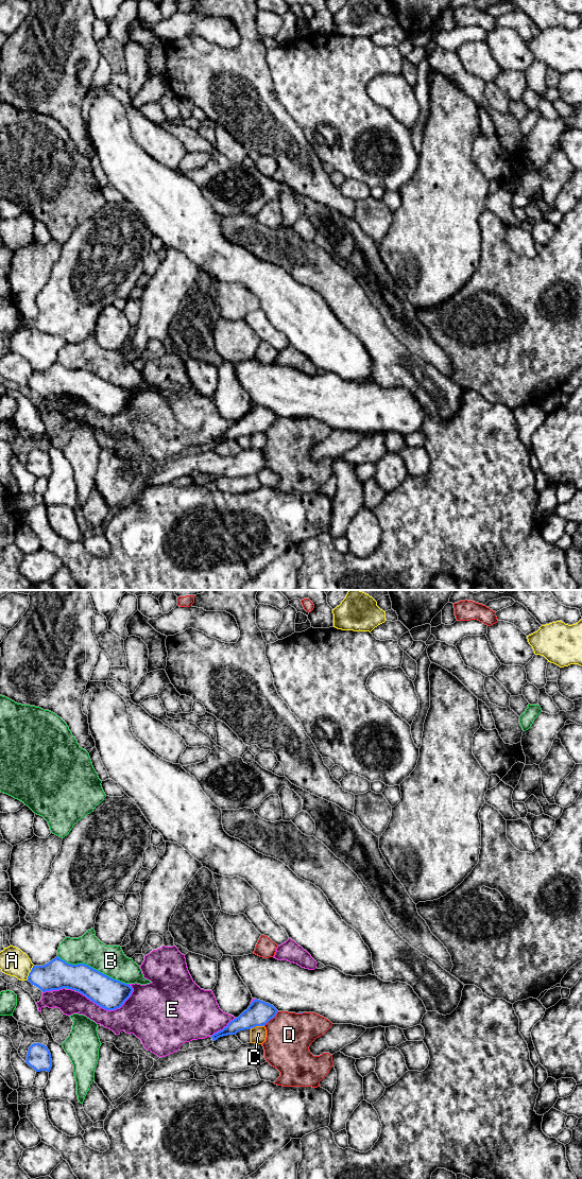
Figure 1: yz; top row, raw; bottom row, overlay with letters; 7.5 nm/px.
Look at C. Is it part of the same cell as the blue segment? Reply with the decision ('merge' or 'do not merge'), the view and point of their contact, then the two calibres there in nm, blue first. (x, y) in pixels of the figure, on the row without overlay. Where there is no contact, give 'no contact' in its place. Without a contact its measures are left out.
merge; contact yz (256, 431); calibres 190 and 120 nm

